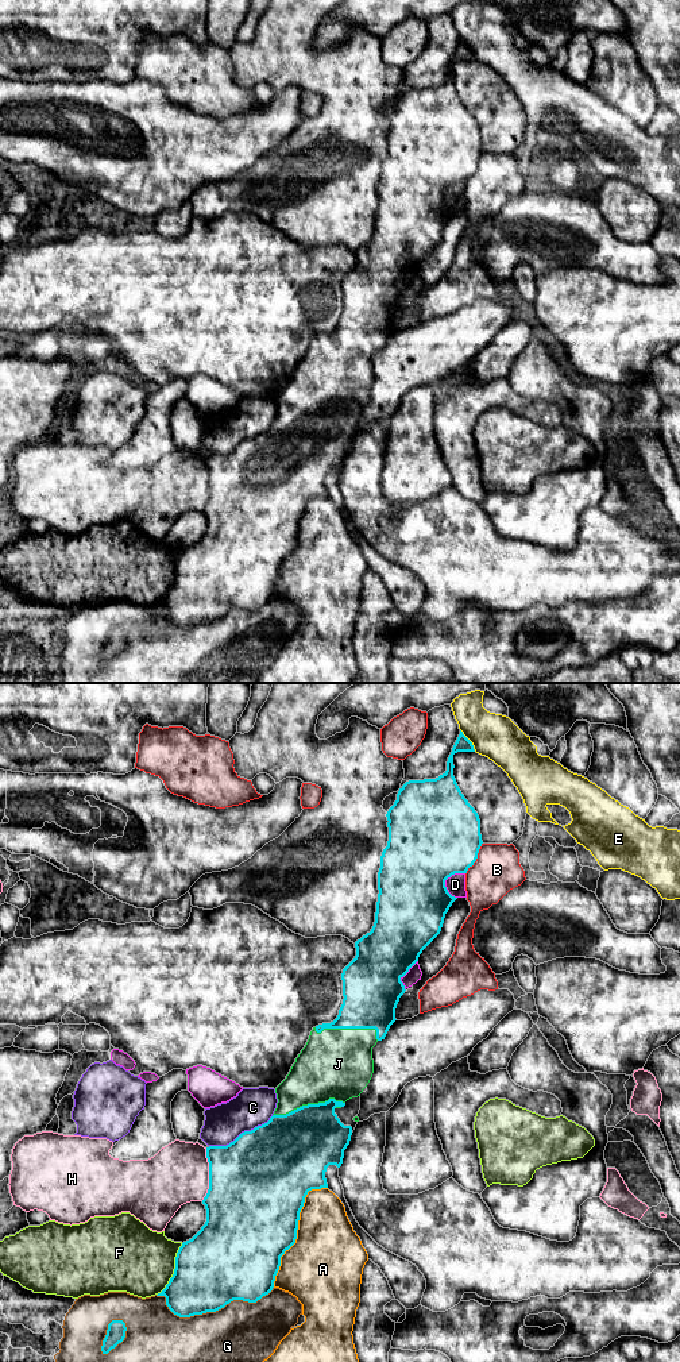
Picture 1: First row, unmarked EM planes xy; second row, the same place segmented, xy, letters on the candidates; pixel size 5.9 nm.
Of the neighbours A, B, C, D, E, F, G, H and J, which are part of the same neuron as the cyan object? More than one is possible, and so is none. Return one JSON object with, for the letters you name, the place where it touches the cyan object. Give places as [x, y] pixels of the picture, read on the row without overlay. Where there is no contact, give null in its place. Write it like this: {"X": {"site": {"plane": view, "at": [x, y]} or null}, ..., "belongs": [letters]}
{"J": {"site": {"plane": "xy", "at": [350, 336]}}, "belongs": ["J"]}

